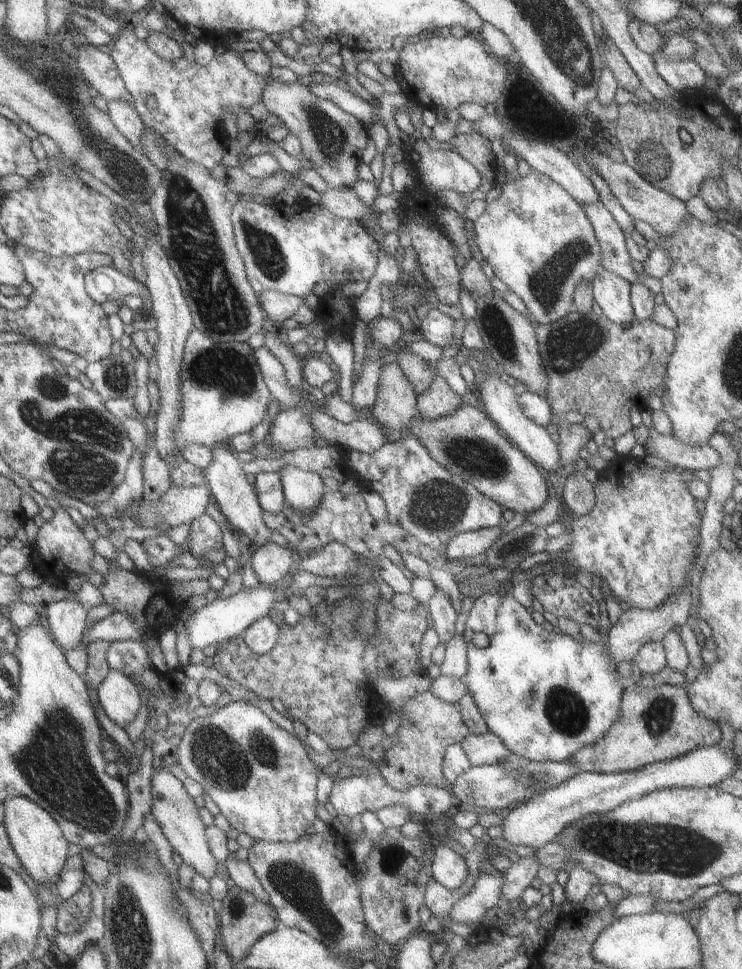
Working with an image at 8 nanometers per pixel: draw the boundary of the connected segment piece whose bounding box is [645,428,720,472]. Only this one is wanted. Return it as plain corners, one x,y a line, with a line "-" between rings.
650,428
646,445
645,454
689,471
711,472
720,463
719,454
712,448
712,443
683,443
672,435
658,434
653,428

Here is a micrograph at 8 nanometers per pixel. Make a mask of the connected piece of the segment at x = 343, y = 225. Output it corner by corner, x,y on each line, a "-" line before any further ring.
239,196
237,202
235,202
231,208
229,219
231,220
236,250
239,252
244,263
246,280
250,283
251,289
256,296
262,291
276,291
285,295
298,297
302,300
312,292
312,288
315,283
327,281
329,283
343,284
351,280
353,280
353,282
366,282
372,276
377,265
378,245
372,236
369,233
365,233
357,221
332,216
328,211
321,209
317,204
305,206
305,208
301,208
301,210
299,210
299,212
295,212
295,214
283,216
279,210
275,210
275,205
272,203
266,204
266,202
264,202
256,204
249,197

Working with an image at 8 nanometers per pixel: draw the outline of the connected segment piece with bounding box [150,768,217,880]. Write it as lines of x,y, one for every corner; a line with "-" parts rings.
152,770
151,773
151,808
155,822
169,843
172,850
177,852
185,864
190,865
196,872
207,880
217,876
215,858
211,856
205,840
204,826
200,820
198,808
193,803
193,798
185,792
182,781
171,776
167,770

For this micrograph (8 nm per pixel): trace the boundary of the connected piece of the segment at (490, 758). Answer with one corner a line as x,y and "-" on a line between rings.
485,732
478,736
466,735
458,743
458,746
471,767
491,765
507,759
510,755
507,748
504,748
503,744
500,744
494,735
491,735
491,732

